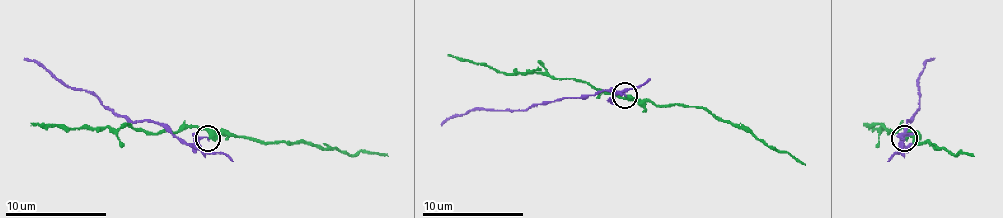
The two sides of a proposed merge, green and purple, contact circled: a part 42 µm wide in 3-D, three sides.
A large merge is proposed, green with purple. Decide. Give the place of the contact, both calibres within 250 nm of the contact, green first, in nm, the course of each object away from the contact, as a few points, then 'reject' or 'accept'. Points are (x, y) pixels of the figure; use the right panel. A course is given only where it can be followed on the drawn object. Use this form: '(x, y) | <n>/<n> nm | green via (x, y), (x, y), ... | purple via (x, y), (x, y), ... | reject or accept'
(904, 138) | 240/170 nm | green via (903, 137), (908, 135), (916, 143), (944, 148), (952, 155), (959, 150), (974, 155) | purple via (903, 137), (898, 145), (906, 122), (913, 117), (919, 76), (924, 64), (934, 59) | reject

